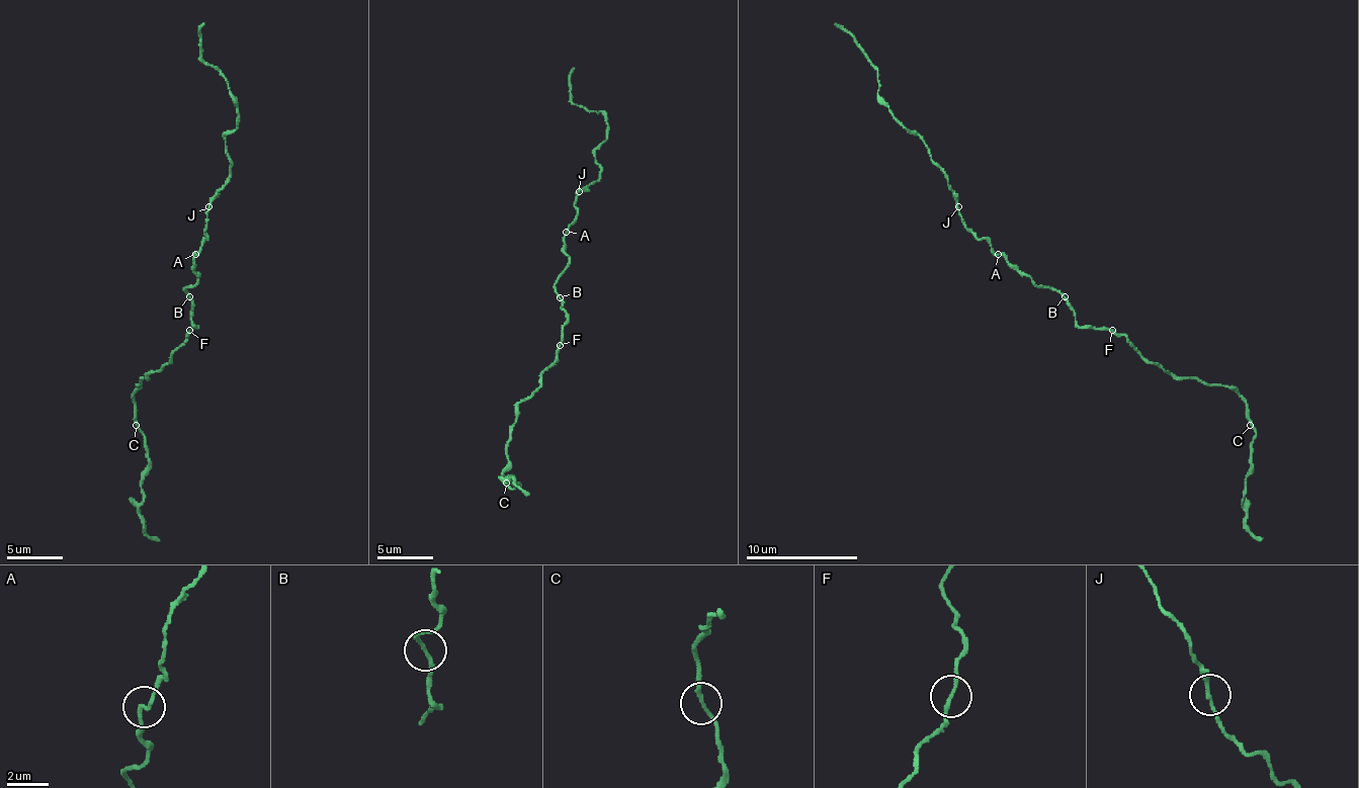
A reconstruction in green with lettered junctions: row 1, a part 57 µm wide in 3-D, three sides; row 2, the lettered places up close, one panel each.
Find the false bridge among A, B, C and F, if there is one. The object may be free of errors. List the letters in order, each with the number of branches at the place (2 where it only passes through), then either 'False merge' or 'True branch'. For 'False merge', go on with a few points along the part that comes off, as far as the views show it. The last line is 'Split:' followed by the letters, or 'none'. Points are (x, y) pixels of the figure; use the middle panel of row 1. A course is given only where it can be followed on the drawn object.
A: Branches: 2. True branch
B: Branches: 2. True branch
C: Branches: 2. True branch
F: Branches: 2. True branch
Split: none

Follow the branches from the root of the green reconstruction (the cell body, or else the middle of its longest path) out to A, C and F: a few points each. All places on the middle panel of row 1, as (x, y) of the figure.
A: (557, 295), (557, 278), (568, 264), (565, 231)
C: (557, 295), (565, 312), (562, 343), (539, 384), (514, 410), (514, 427), (506, 446), (506, 483)
F: (557, 295), (565, 312), (560, 345)

